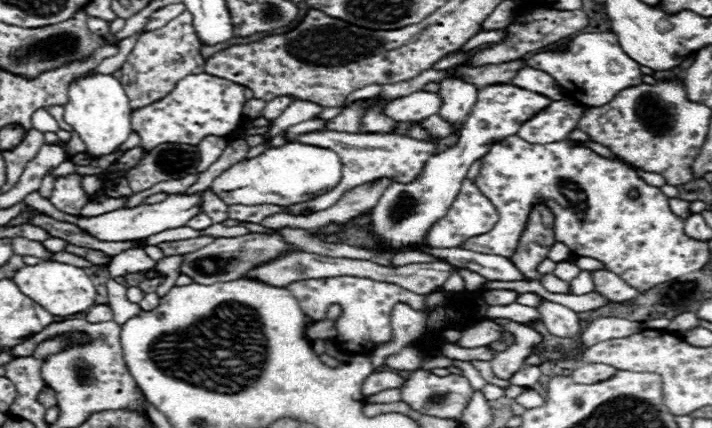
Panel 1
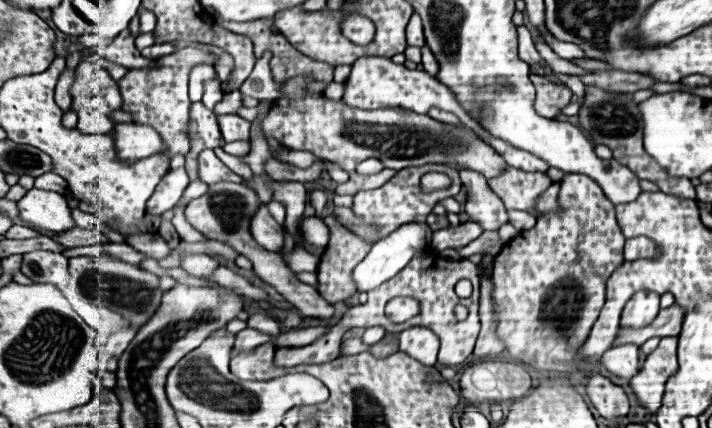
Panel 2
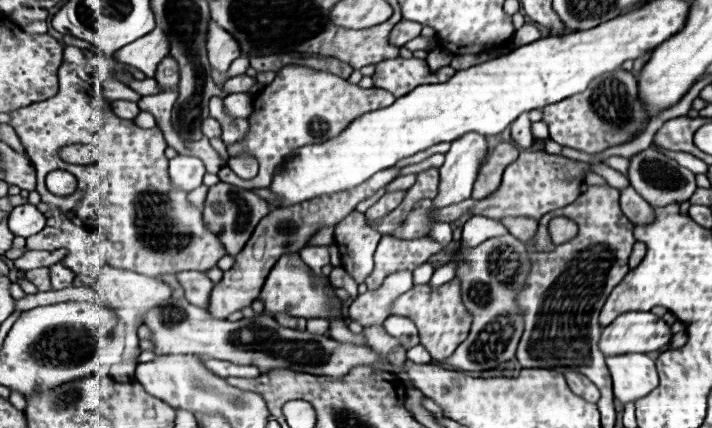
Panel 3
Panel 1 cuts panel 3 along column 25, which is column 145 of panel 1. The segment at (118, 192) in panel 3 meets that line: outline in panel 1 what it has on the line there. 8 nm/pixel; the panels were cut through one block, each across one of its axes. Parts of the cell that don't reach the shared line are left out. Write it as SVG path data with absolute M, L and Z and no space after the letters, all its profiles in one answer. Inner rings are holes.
M190 74L182 78L174 90L140 110L132 112L132 130L138 132L142 138L142 146L146 150L152 150L158 144L164 142L178 142L178 144L192 144L196 146L206 136L230 136L232 132L238 132L244 126L242 108L246 104L242 84L216 78L210 74Z

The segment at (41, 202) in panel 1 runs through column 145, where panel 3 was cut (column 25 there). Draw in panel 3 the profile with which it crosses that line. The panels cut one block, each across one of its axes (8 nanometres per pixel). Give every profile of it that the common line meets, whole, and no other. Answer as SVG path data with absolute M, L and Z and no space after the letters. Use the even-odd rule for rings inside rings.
M22 204L16 206L10 212L10 220L8 220L10 232L14 236L34 236L36 232L40 232L46 226L46 216L32 204Z

